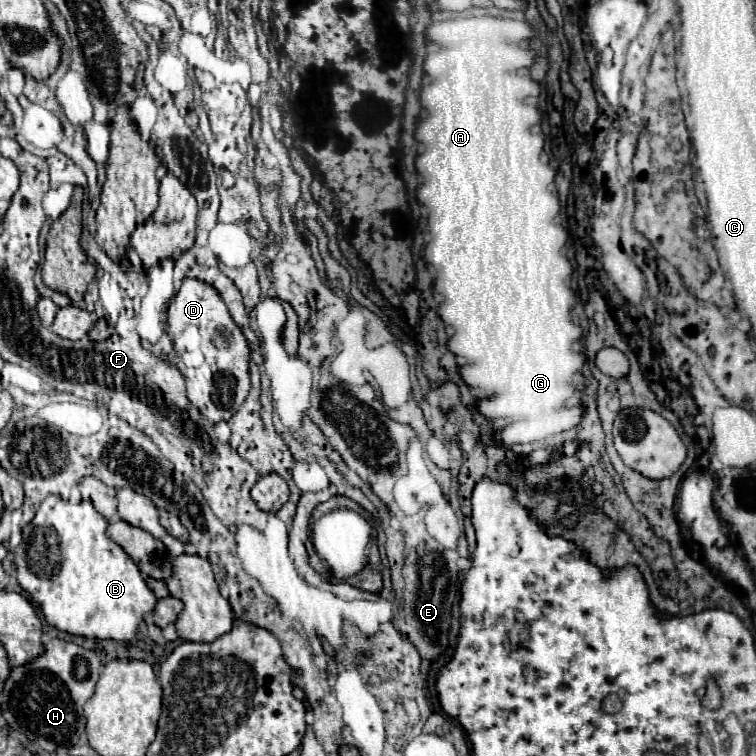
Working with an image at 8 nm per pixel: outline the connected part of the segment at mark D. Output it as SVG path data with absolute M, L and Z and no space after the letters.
M184 279L180 291L174 295L174 299L168 307L168 335L170 335L170 339L174 343L174 351L178 355L176 365L186 379L190 403L196 405L200 409L200 413L206 419L210 419L212 423L216 423L220 419L228 421L240 409L240 405L244 403L244 399L250 391L250 373L248 373L250 347L248 347L244 333L230 317L230 311L226 307L224 299L220 299L220 293L212 285L208 285L200 279Z

